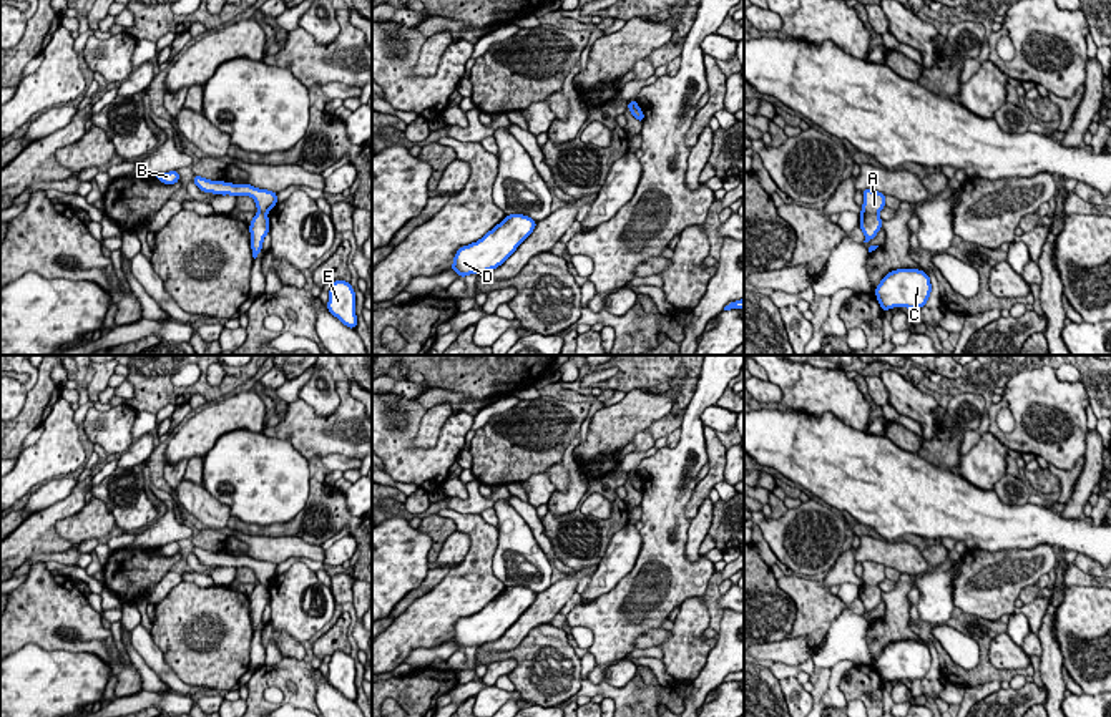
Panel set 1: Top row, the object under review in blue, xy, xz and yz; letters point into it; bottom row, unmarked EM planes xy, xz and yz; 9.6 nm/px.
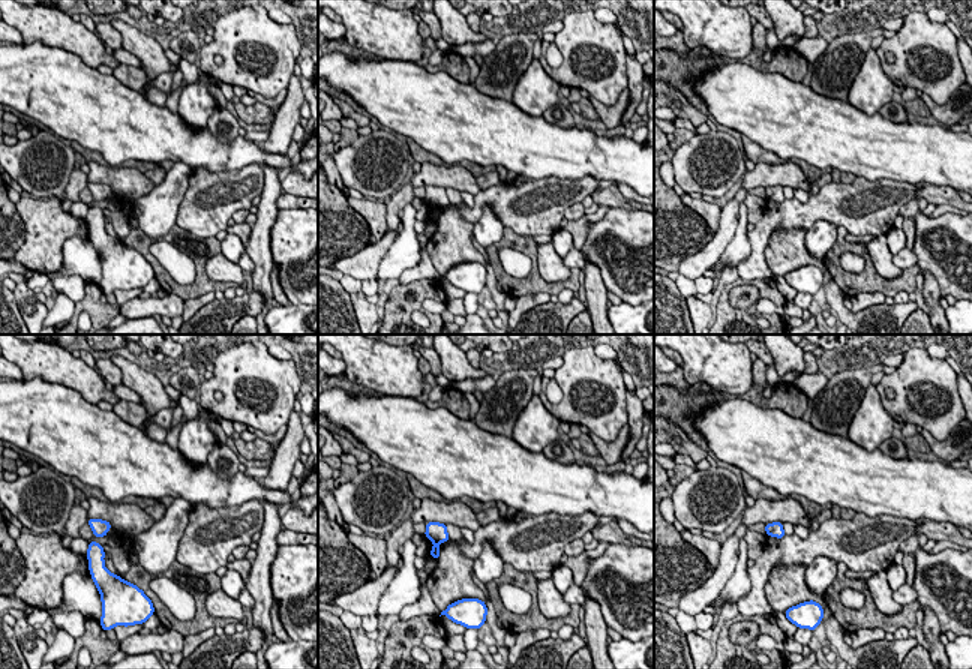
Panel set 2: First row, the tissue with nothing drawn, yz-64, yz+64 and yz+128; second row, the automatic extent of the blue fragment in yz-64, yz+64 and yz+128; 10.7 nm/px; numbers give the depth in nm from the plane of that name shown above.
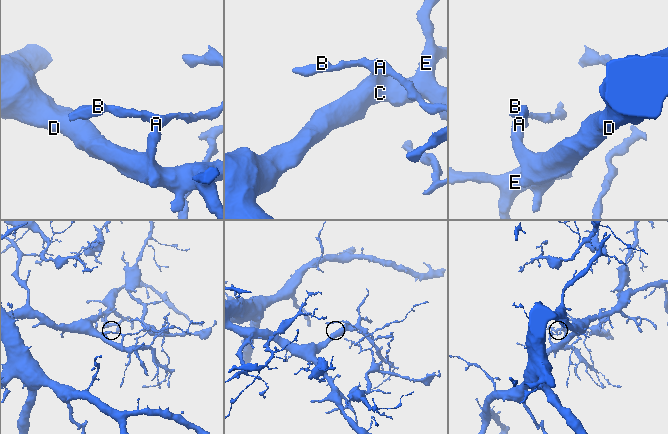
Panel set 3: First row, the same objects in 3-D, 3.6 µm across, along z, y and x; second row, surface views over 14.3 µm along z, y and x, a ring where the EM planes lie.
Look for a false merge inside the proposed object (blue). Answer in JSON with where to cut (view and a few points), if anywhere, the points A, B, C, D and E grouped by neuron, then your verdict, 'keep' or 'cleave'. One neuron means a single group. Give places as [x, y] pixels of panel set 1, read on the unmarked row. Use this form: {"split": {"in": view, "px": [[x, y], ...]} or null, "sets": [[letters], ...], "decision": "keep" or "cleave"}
{"split": {"in": "yz", "px": [[862, 583], [877, 586]]}, "sets": [["A", "B"], ["C", "D", "E"]], "decision": "cleave"}

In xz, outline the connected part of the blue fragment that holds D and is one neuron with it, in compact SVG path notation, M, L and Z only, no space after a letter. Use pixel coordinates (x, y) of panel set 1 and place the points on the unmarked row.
M508 586L482 611L458 619L450 637L462 651L500 639L533 604L536 593L525 586Z

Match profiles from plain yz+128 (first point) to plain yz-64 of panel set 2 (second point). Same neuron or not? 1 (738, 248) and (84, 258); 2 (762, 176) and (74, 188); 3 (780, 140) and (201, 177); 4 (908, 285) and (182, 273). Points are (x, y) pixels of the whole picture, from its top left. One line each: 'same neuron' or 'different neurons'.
1: same neuron
2: different neurons
3: different neurons
4: different neurons

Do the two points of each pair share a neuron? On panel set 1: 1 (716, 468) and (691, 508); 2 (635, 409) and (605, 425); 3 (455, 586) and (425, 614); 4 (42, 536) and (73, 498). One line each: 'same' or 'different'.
1: same
2: same
3: same
4: same

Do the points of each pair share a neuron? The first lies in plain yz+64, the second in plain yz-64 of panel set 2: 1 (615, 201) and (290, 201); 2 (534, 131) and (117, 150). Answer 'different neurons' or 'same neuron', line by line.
1: same neuron
2: same neuron

